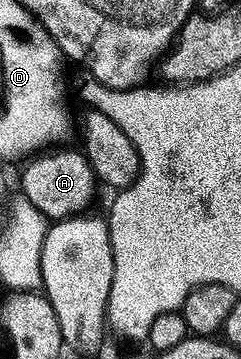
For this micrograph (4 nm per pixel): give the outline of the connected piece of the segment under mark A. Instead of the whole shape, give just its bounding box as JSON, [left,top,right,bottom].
[20,147,99,222]

